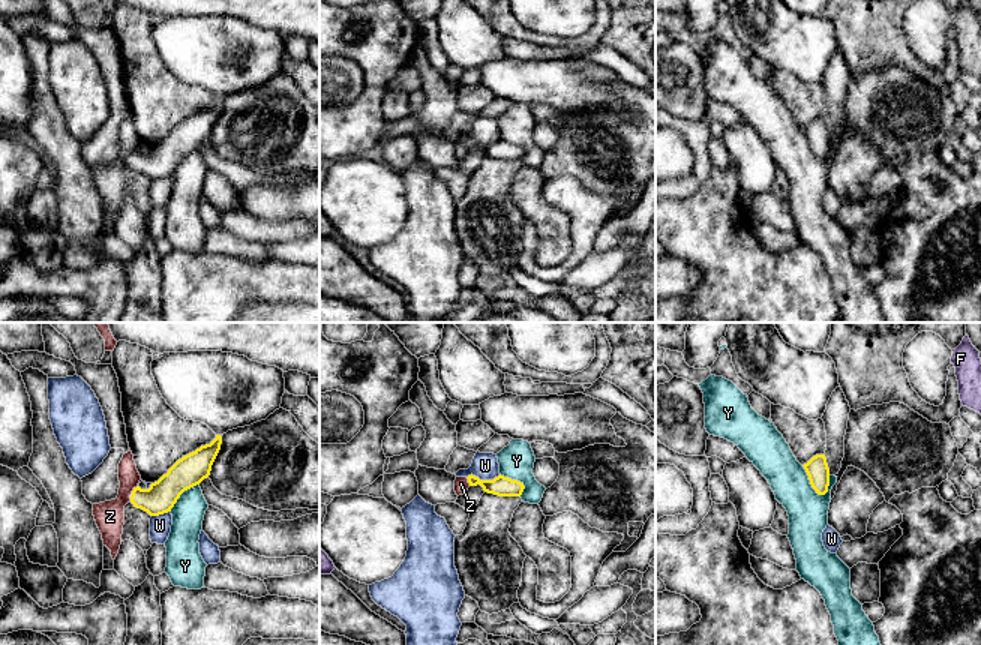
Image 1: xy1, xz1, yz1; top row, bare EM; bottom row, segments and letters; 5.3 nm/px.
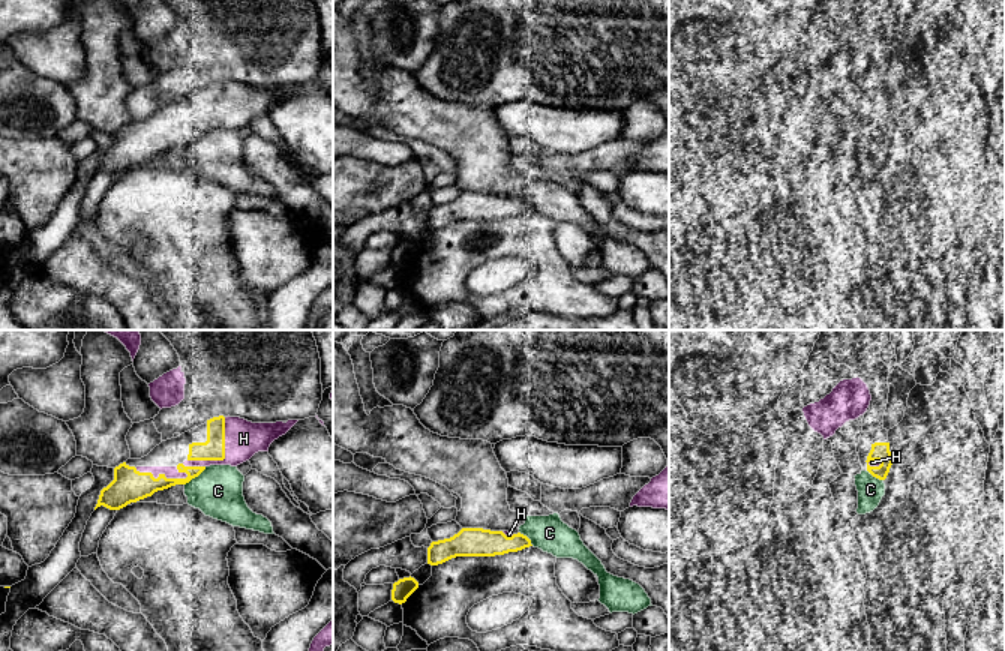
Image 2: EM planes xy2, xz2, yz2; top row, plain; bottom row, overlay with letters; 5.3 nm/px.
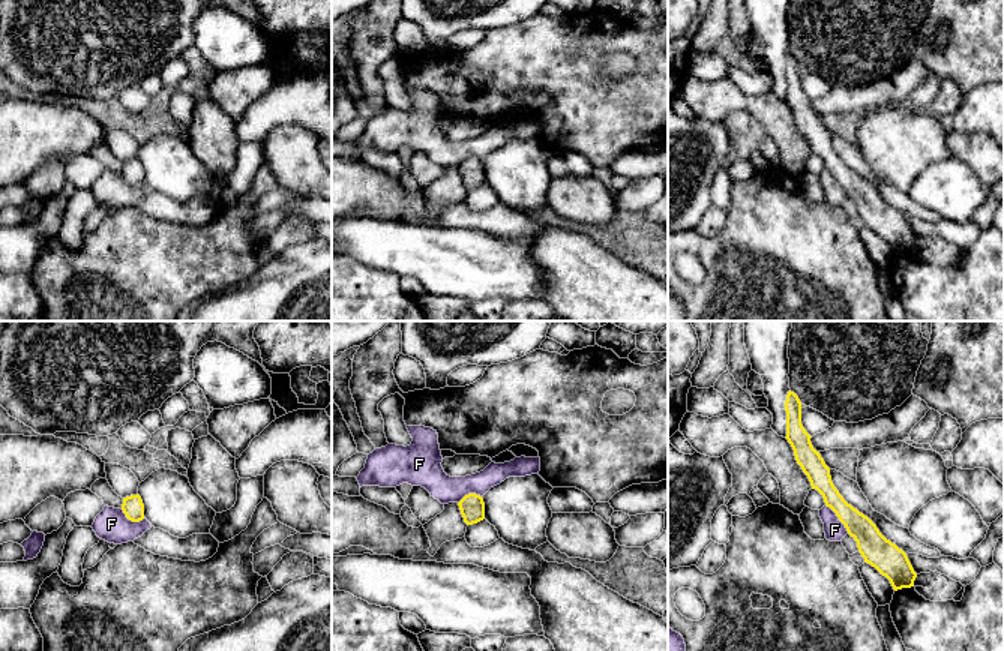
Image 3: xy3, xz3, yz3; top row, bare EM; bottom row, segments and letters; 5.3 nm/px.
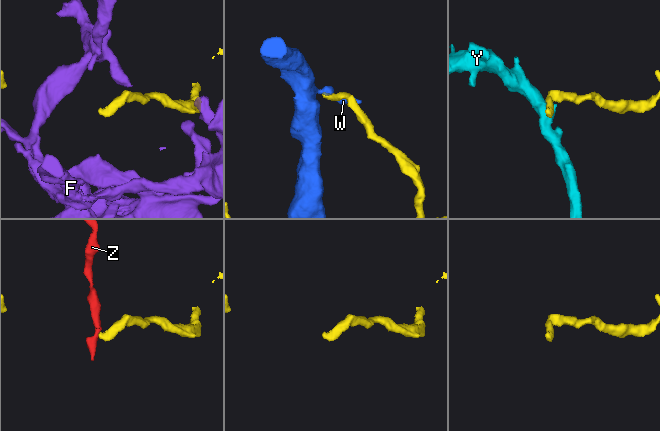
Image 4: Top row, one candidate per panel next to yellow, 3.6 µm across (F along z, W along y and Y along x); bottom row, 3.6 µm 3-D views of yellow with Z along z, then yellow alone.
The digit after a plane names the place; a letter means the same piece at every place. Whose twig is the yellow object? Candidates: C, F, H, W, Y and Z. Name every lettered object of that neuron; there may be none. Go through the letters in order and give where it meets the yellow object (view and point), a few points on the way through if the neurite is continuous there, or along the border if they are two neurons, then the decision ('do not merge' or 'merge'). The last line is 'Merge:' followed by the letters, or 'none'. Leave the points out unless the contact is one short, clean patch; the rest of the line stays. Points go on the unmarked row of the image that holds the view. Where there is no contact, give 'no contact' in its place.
C: xy2 (195, 140) | do not merge
F: yz3 (839, 183) | along yz3 (826, 168), (848, 197) | do not merge
H: xy2 (224, 120) | merge
W: xz1 (483, 144) | along xz1 (500, 138), (492, 143), (479, 143), (471, 138), (467, 141) | do not merge
Y: yz1 (810, 146) | along yz1 (801, 129), (809, 147), (824, 159) | do not merge
Z: xy1 (132, 156) | along xy1 (137, 149), (129, 164) | do not merge
Merge: H

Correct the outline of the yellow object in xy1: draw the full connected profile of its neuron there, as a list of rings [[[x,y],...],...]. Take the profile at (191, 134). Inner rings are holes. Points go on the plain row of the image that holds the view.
[[[222,100],[178,123],[166,138],[152,147],[148,153],[134,152],[130,166],[134,171],[159,180],[171,176],[180,159],[200,148],[210,140],[212,129],[220,114]]]

